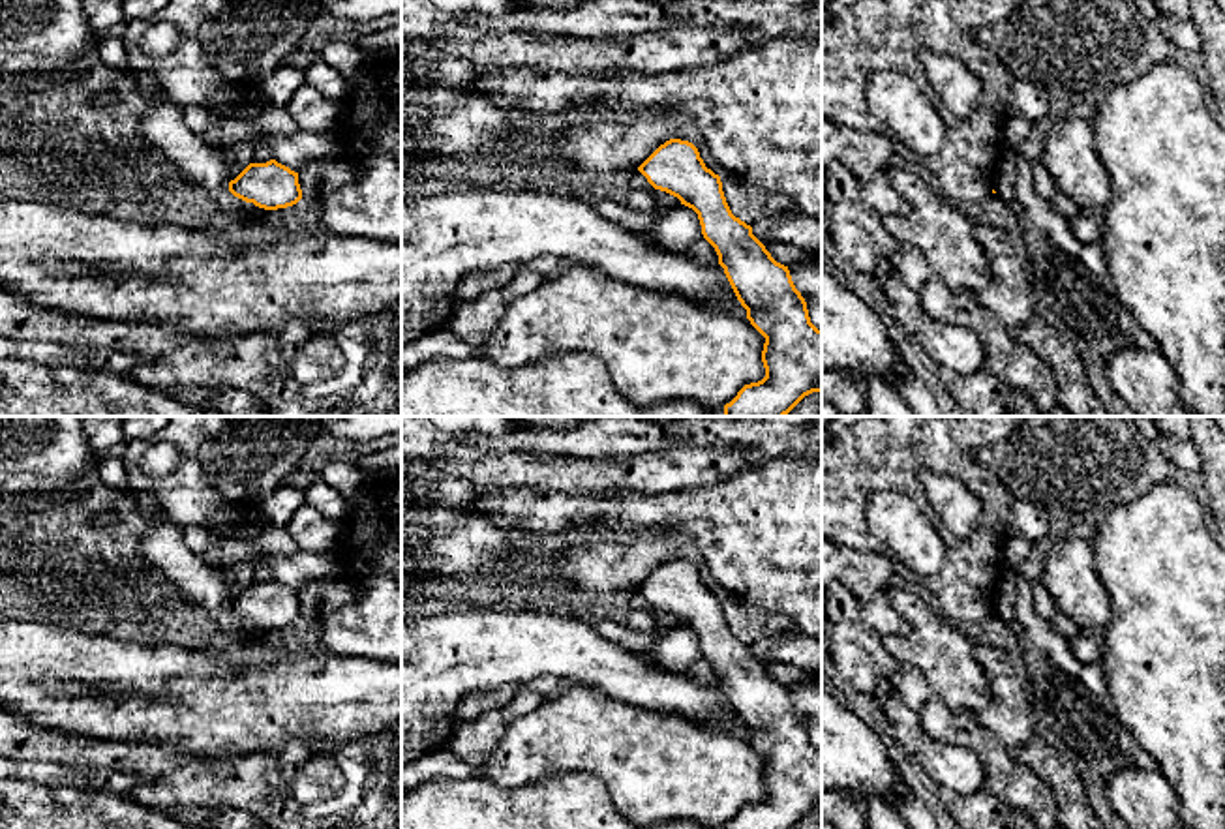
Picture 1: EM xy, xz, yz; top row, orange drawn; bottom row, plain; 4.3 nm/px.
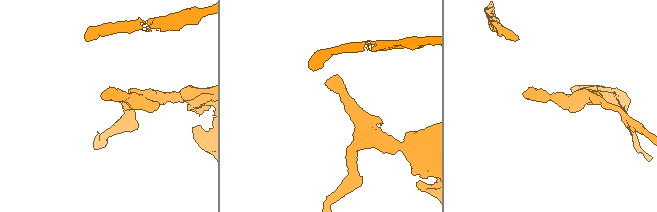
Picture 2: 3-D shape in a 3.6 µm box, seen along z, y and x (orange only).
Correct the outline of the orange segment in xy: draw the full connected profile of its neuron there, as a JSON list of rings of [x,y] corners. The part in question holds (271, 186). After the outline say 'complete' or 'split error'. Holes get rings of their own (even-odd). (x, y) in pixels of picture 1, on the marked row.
[[[276,159],[250,163],[234,180],[229,182],[229,191],[265,210],[287,208],[302,199],[298,173]]] | complete

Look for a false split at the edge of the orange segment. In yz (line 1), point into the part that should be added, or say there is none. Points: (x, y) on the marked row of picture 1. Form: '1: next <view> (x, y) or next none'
1: next none

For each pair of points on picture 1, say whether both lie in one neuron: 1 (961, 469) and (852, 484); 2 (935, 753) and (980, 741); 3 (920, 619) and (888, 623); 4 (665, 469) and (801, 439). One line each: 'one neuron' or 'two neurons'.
1: one neuron
2: two neurons
3: two neurons
4: two neurons

